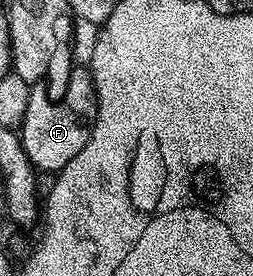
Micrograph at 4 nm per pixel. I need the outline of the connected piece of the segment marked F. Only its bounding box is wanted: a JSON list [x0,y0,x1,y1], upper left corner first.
[21,67,99,171]

